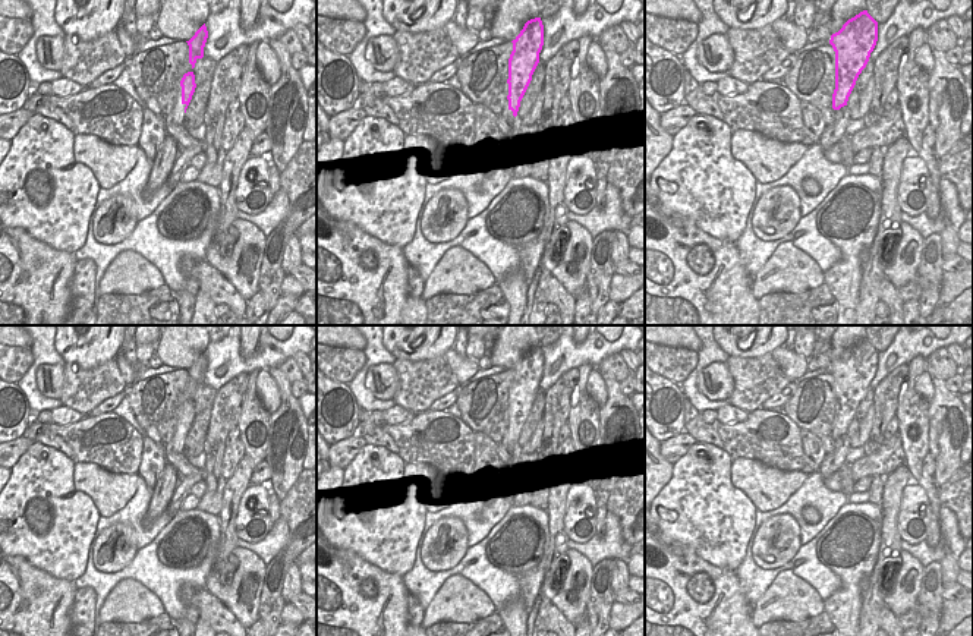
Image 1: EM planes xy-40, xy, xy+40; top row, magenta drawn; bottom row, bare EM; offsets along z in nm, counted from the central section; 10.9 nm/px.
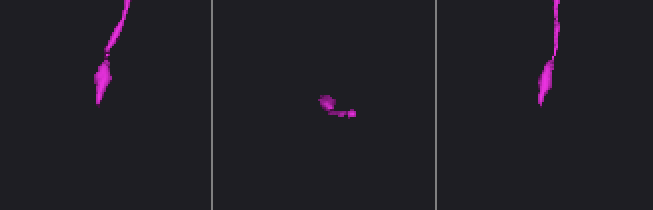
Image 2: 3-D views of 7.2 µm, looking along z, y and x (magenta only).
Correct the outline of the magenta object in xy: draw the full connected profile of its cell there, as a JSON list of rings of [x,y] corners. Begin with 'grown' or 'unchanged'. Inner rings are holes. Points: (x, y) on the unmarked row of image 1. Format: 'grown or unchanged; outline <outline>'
unchanged; outline [[[541,346],[525,352],[520,362],[511,369],[513,380],[508,387],[508,438],[517,444],[520,429],[532,409],[539,391],[539,381],[544,374],[544,353]]]

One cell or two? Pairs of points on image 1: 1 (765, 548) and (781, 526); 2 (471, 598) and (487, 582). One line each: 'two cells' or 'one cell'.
1: one cell
2: two cells

